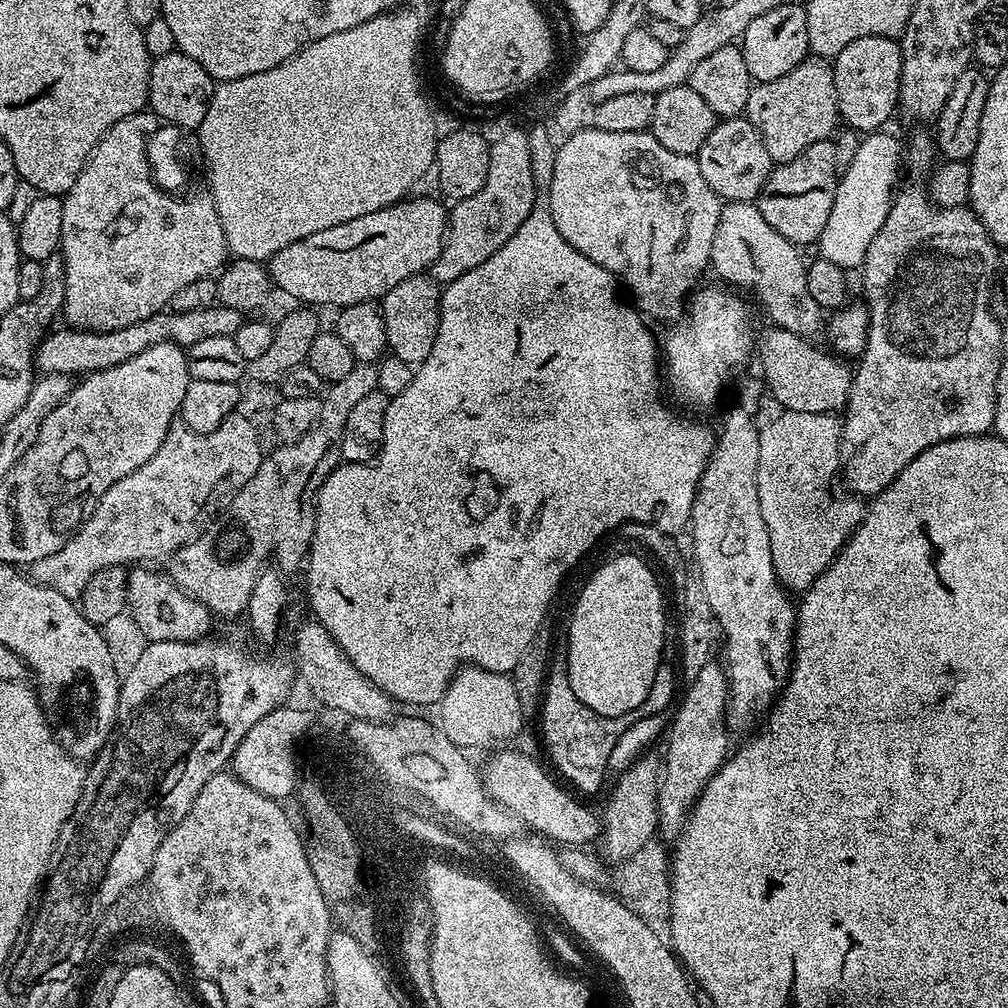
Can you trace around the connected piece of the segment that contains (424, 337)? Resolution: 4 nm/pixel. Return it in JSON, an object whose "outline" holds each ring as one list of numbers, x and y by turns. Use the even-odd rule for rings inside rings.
{"outline":[[421,274,398,282,394,290,382,297,378,307,386,322,386,342,391,355,413,366,418,366,426,358,430,358,430,349,434,347,434,338,438,334,441,291,441,285,431,275]]}

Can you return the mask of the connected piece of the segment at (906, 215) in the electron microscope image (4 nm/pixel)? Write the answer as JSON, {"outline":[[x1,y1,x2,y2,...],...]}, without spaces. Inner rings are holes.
{"outline":[[912,184,909,188,901,187,897,191,890,206,890,214,886,214,886,222,882,222,882,230,878,230,878,234,874,234,874,242,870,242,870,250,866,250,866,258,862,265,862,273,864,272,864,297,862,297,862,300,868,310,868,341,866,342,864,351,858,357,858,363,860,365,855,365,850,394,848,395,848,406,842,413,842,448,846,453,846,459,842,464,842,480,843,483,844,480,848,483,846,488,849,493,855,494,860,498,876,496,882,490,886,490,886,486,890,486,890,482,894,482,894,478,898,478,898,474,902,474,902,470,906,470,906,466,910,466,910,462,914,462,914,458,918,458,918,454,922,454,922,450,939,444,941,440,949,440,950,438,958,438,959,436,981,436,995,425,996,383,998,382,998,374,1000,373,1000,364,1006,358,1006,352,1004,352,1004,332,1000,329,1001,321,992,312,992,280,996,277,996,267,999,261,1000,252,996,244,990,238,986,226,982,226,982,222,977,218,976,213,972,211,971,207,940,208,939,205,929,199,928,192,921,185,919,188,918,185]]}

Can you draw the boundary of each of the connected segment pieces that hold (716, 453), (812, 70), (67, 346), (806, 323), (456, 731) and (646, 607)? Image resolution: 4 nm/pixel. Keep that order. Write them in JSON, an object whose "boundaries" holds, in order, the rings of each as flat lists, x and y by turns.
{"boundaries":[[[759,375,743,376,739,377,741,380,736,388,736,401,724,416,724,429,715,437,712,456,708,459,696,487,690,533,692,532,692,552,696,555,694,565,701,571,702,588,710,602,719,635,720,632,724,635,722,667,728,675,726,724,733,733,748,734,755,729,752,727,759,720,761,723,762,717,776,703,784,683,788,681,788,673,792,671,798,608,794,600,791,600,793,597,776,578,770,554,770,534,766,530,762,506,758,502,760,428,756,424,755,416,760,412,760,403,764,396,766,400,766,385]],[[809,54,803,62,794,66,794,70,790,70,790,74,782,74,782,78,774,78,770,82,753,83,744,112,746,119,754,126,754,130,758,130,762,138,762,146,766,146,766,154,770,154,773,162,776,164,790,162,795,156,802,154,806,146,814,146,814,142,827,140,837,131,838,113,831,63,823,56]],[[213,306,202,310,186,310,178,312,165,310,150,314,142,322,134,322,125,328,119,328,113,332,89,332,63,326,57,332,49,331,41,340,36,350,35,367,41,373,57,372,75,377,76,372,87,374,89,372,101,372,110,366,118,366,146,350,150,346,158,346,162,342,178,344,187,350,194,346,194,342,203,342,205,338,222,338,223,336,233,337,240,329,242,313,233,308]],[[733,200,721,207,718,230,714,230,710,268,733,289,753,288,757,302,775,327,790,330,802,340,819,341,826,328,826,312,806,290,805,257,797,245,782,238,782,234,762,218,755,203]],[[471,666,461,667,452,677,452,684,448,687,442,703,439,705,439,723,442,725,446,738,465,750,484,748,487,744,496,744,499,740,512,740,520,732,520,727,526,724,526,717,518,706,518,694,514,694,514,686,507,675,499,672,488,672,484,668]],[[616,556,585,582,572,608,566,651,570,690,578,694,578,702,590,706,599,716,621,716,642,706,664,652,664,600,660,597,660,584,646,561,636,556]]]}

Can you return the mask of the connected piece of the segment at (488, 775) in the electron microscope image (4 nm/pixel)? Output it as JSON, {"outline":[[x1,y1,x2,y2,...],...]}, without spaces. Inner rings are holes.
{"outline":[[500,752,488,764,488,769,483,769,482,779,484,787,488,790,488,795,501,805,506,812,512,812,520,819,521,825,525,829,533,828,537,837,548,842,555,842,560,846,588,846,588,843,595,841,599,837,602,827,602,820,596,816,584,804,579,804,573,793,567,787,559,788,550,777,544,773,544,768,536,760,531,760,528,756,523,756,520,752]]}

